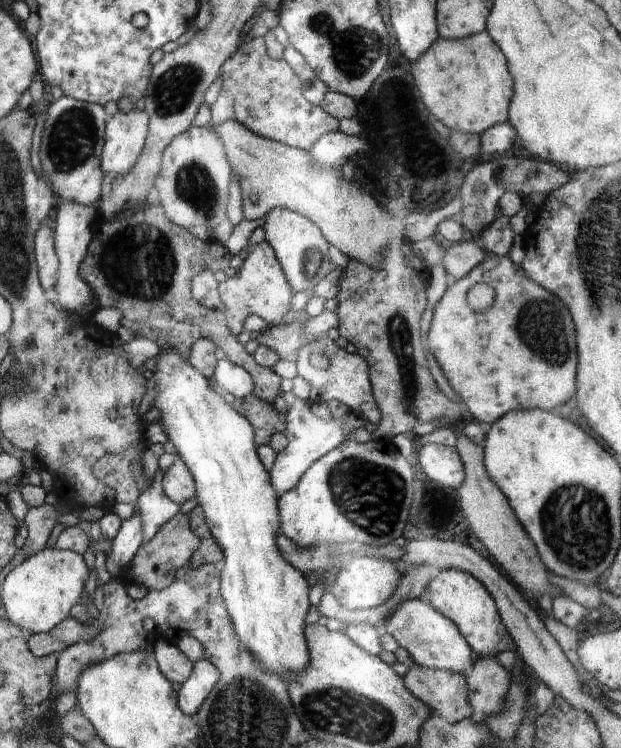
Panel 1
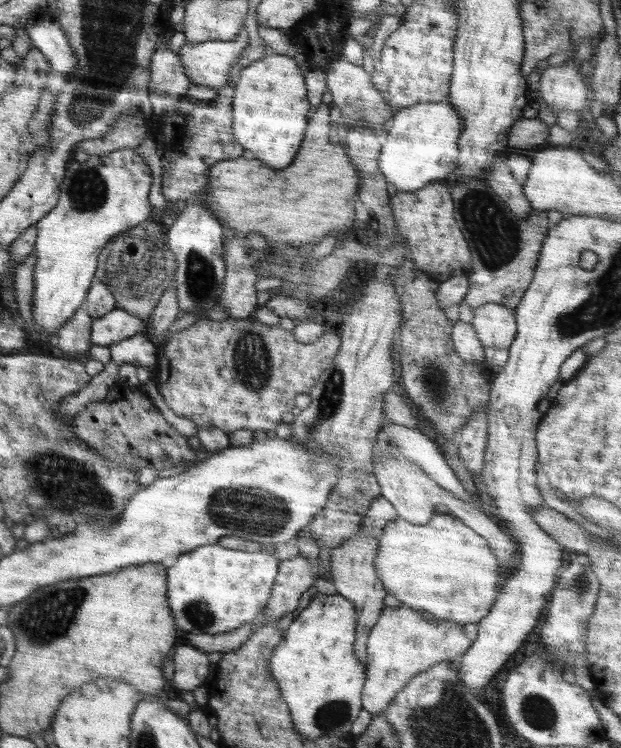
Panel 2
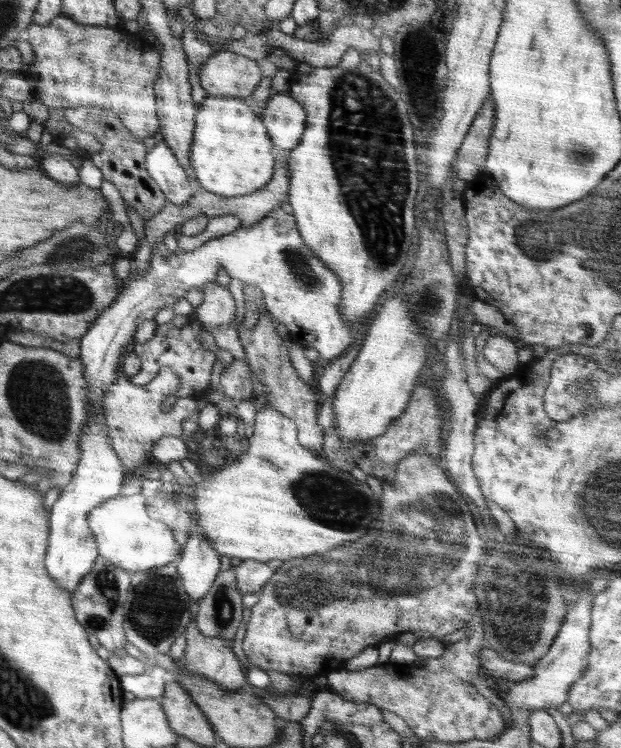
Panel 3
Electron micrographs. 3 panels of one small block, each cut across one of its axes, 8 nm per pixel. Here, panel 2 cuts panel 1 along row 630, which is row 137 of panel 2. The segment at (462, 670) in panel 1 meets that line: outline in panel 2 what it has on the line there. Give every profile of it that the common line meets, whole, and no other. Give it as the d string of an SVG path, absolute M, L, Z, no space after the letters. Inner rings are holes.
M448 100L438 102L418 103L409 107L399 108L391 116L387 132L381 134L382 149L380 151L378 166L387 182L394 184L398 191L412 192L420 190L427 183L436 181L449 181L453 179L459 160L458 137L465 126L461 114Z

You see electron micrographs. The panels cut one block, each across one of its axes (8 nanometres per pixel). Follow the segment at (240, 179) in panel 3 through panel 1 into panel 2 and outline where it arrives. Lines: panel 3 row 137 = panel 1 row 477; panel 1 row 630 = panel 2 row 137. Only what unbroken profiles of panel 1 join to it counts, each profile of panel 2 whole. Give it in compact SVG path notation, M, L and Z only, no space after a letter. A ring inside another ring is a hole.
M267 54L241 71L230 92L233 95L232 132L238 144L254 152L267 167L283 169L292 164L304 140L311 110L305 76L293 58Z

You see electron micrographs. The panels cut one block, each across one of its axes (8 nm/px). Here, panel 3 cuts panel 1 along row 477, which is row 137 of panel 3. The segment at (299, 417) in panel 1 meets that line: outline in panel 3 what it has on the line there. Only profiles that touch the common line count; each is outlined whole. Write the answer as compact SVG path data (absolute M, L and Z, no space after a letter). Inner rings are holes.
M286 92L275 93L259 114L272 144L282 150L297 148L306 126L306 111L298 101Z

